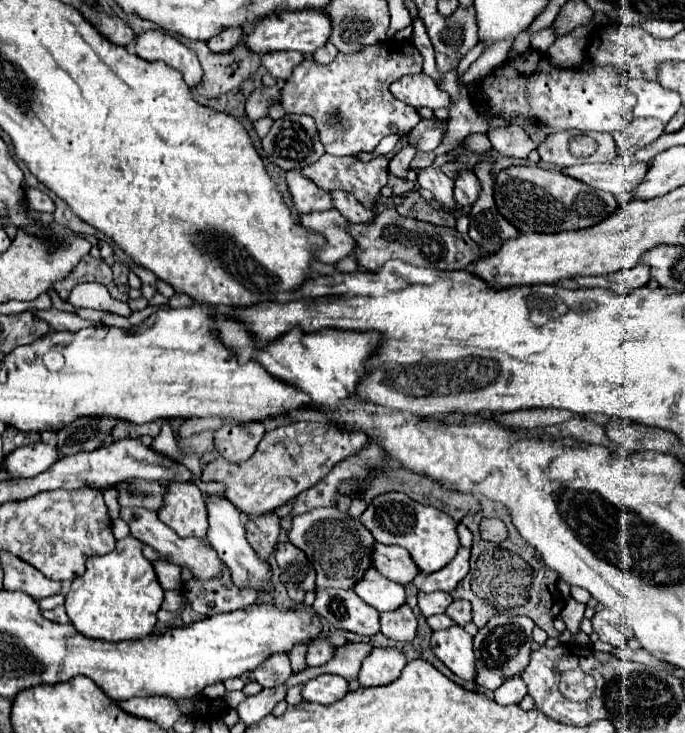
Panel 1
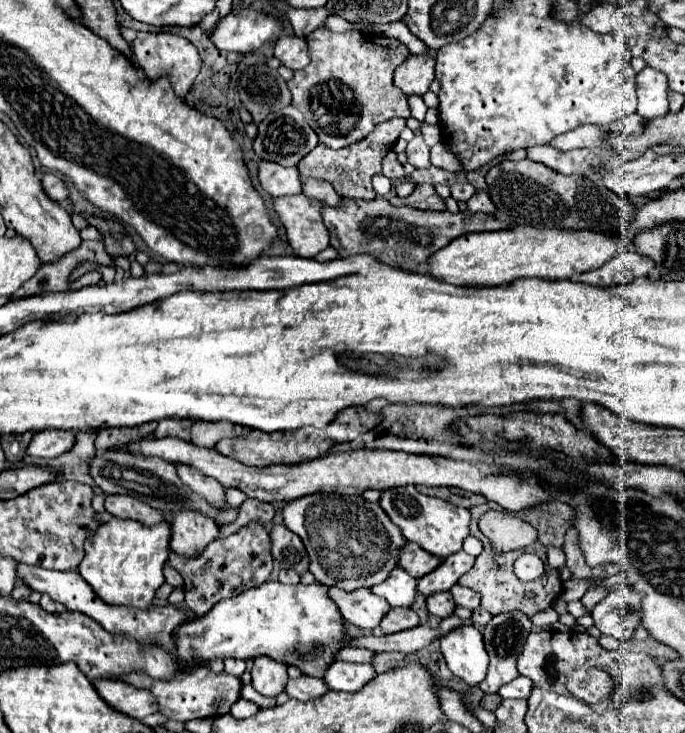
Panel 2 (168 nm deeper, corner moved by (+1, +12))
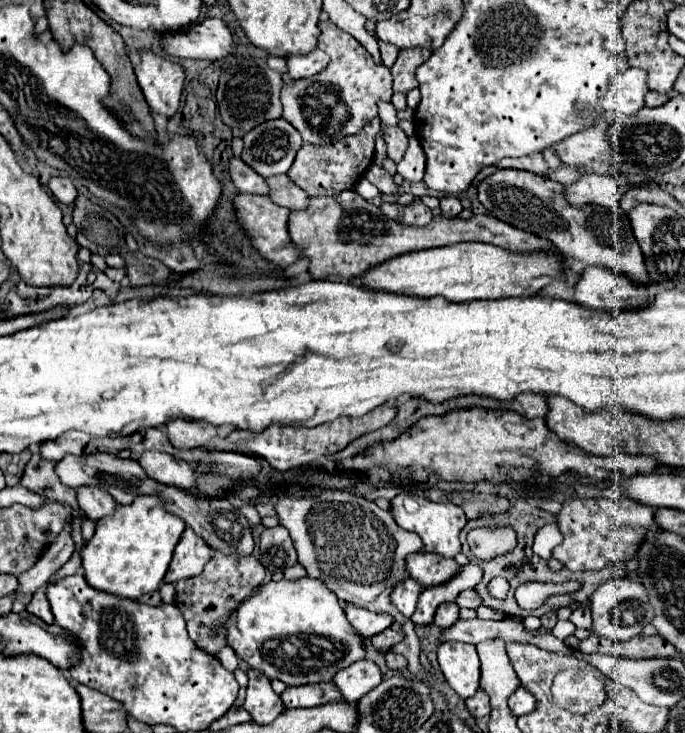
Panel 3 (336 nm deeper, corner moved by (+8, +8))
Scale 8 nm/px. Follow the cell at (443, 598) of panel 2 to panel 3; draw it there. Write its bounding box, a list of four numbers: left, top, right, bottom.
[434,602,458,628]

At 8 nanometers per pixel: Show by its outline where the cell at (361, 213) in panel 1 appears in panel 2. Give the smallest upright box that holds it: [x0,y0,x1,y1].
[303,178,341,206]

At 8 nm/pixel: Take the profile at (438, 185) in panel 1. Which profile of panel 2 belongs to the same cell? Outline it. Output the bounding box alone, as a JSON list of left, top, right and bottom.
[407,136,431,170]

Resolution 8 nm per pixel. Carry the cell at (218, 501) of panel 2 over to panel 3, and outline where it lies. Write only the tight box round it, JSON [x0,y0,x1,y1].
[138,450,196,488]

